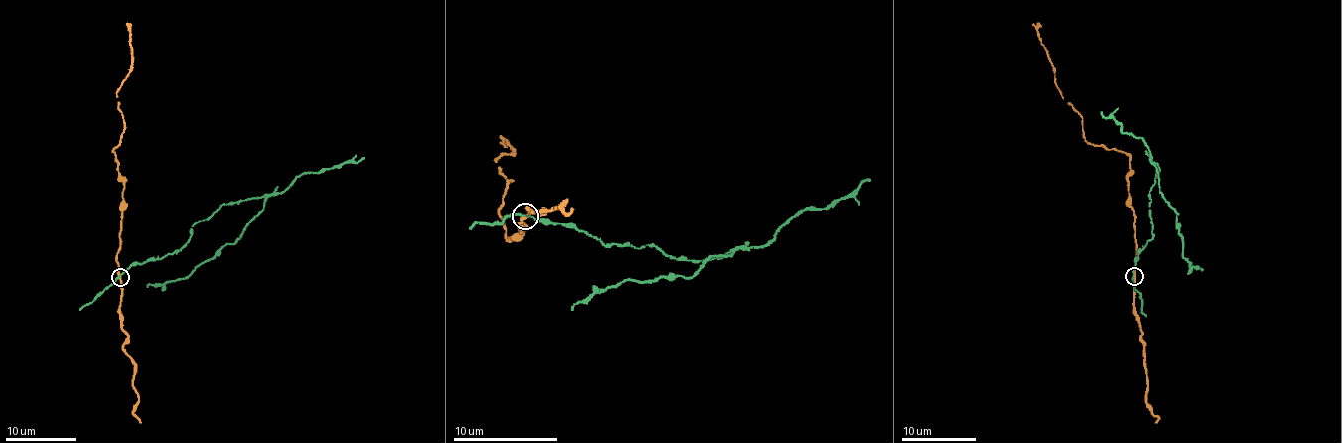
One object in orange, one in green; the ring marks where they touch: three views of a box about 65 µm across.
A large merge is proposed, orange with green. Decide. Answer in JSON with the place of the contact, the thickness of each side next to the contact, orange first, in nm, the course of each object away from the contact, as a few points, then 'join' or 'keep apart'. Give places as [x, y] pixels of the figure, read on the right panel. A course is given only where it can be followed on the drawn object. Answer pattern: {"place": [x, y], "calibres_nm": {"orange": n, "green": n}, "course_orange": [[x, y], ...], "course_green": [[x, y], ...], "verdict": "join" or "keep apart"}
{"place": [1134, 276], "calibres_nm": {"orange": 240, "green": 160}, "course_orange": [[1134, 275], [1129, 157], [1095, 146], [1084, 138], [1083, 116], [1062, 95], [1038, 29], [1033, 24]], "course_green": [[1133, 275], [1152, 236], [1148, 198], [1159, 169], [1154, 166], [1159, 190], [1178, 214], [1184, 256], [1203, 269]], "verdict": "keep apart"}

